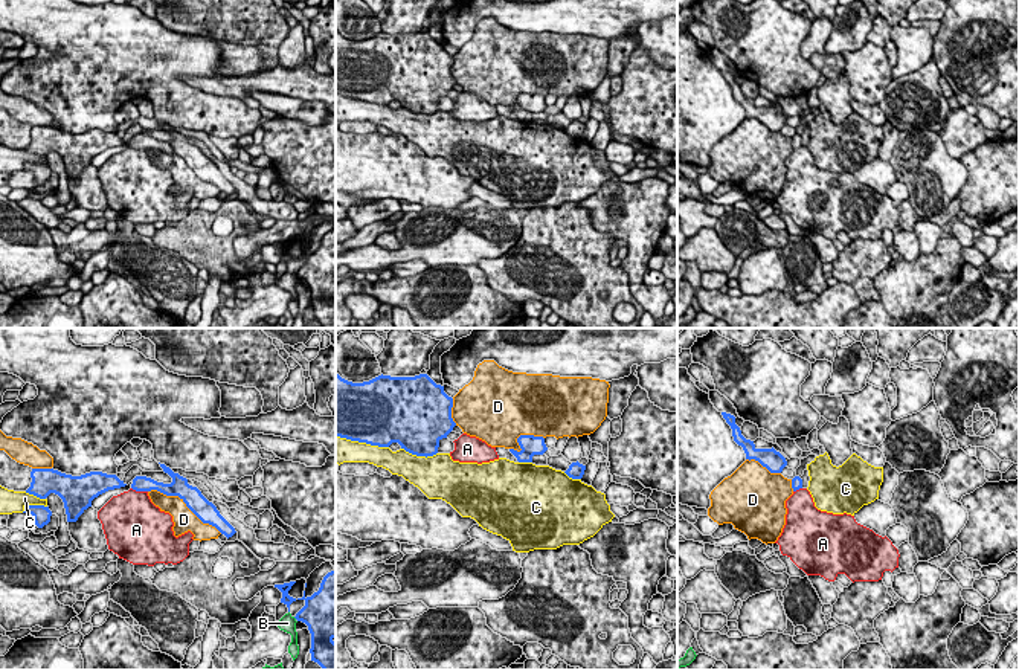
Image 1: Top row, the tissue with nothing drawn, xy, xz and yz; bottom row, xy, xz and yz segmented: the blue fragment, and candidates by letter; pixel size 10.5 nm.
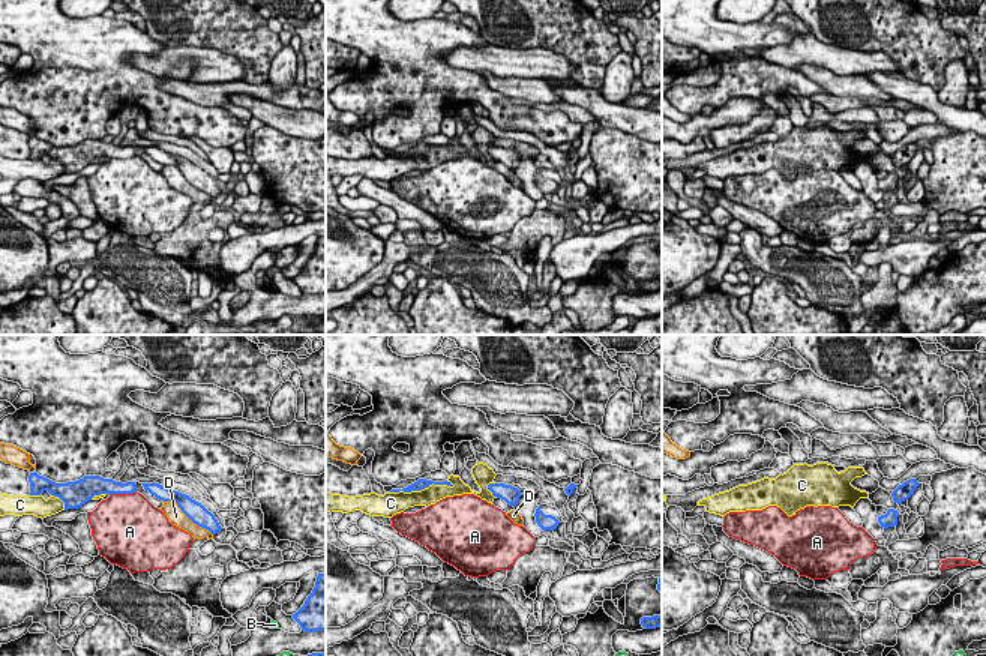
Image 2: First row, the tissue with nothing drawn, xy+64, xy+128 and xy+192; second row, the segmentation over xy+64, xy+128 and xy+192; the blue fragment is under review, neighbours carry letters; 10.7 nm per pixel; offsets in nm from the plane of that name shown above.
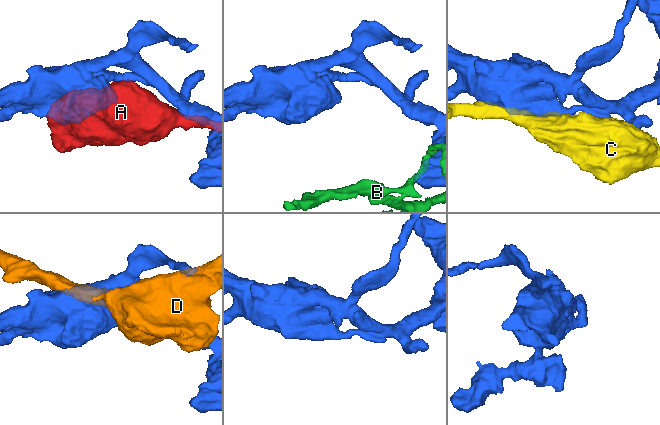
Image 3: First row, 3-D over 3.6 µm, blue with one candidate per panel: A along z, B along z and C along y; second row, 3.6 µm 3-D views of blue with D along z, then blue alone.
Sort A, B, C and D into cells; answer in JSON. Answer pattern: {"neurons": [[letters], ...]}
{"neurons": [["A"], ["B"], ["C"], ["D"]]}

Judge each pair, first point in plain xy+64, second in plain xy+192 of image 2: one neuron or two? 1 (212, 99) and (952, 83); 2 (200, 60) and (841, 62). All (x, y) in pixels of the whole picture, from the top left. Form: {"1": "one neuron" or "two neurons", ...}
{"1": "two neurons", "2": "one neuron"}

